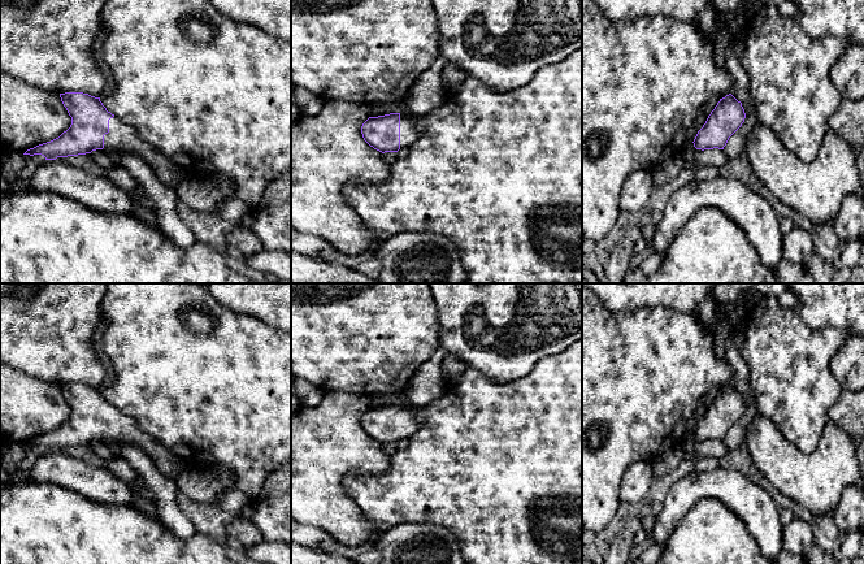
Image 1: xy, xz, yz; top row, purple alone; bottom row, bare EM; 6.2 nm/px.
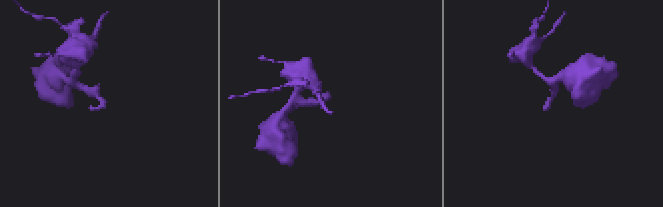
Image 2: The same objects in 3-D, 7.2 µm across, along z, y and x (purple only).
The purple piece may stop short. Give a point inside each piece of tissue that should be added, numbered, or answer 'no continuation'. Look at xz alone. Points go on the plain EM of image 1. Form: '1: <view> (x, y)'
1: xz (409, 420)

